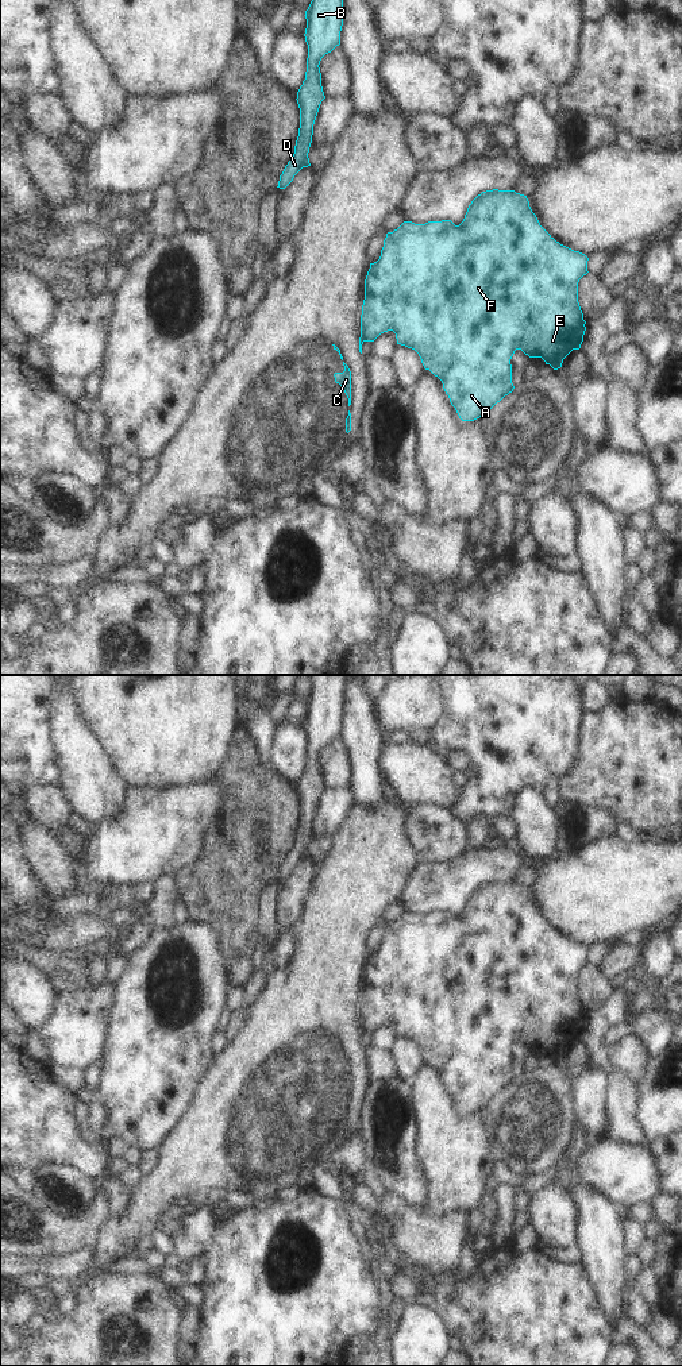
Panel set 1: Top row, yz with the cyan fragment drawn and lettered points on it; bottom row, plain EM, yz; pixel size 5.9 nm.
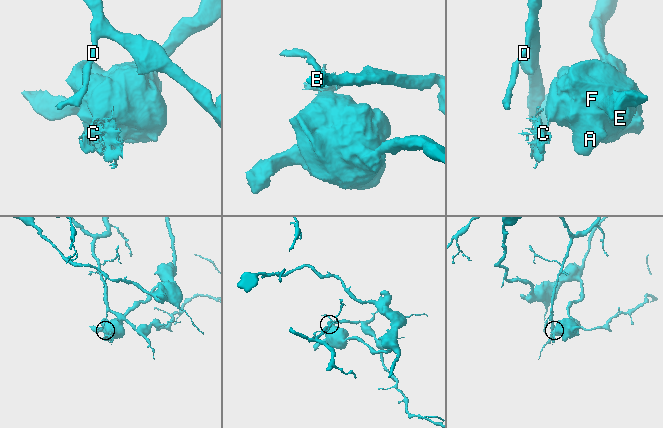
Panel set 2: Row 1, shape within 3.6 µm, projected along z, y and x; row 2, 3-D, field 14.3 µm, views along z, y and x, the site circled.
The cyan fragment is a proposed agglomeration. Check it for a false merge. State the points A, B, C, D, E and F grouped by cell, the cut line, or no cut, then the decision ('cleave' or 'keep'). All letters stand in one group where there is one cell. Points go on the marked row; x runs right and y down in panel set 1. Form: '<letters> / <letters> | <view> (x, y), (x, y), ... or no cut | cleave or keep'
A B D E F / C | yz (361, 320), (361, 335), (365, 340) | cleave

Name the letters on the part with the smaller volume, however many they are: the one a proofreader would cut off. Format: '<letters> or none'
C

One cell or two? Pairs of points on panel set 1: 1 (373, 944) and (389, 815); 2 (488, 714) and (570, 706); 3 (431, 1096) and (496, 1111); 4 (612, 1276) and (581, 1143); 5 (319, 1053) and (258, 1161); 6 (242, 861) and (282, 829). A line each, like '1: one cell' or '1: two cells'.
1: two cells
2: one cell
3: two cells
4: one cell
5: one cell
6: one cell

